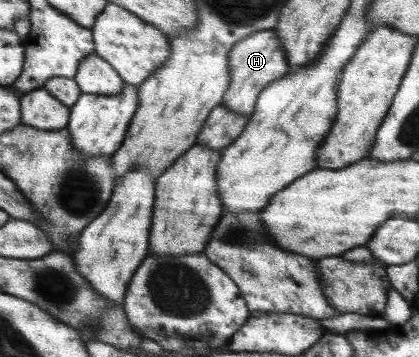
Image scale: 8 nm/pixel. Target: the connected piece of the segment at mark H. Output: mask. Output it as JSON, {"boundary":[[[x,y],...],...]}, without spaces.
{"boundary":[[[262,30],[250,34],[238,42],[229,54],[231,65],[231,85],[223,99],[221,106],[238,112],[242,116],[249,117],[256,110],[257,100],[265,87],[278,79],[282,79],[290,69],[290,61],[286,58],[286,51],[282,50],[282,42],[278,38],[278,32]]]}

